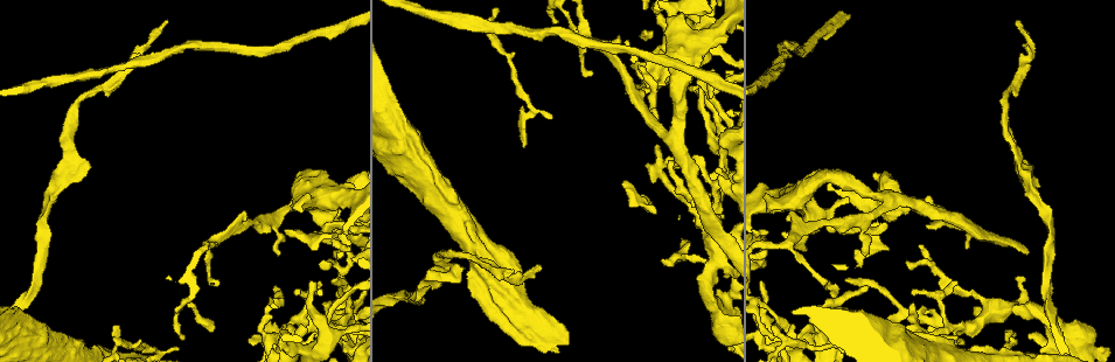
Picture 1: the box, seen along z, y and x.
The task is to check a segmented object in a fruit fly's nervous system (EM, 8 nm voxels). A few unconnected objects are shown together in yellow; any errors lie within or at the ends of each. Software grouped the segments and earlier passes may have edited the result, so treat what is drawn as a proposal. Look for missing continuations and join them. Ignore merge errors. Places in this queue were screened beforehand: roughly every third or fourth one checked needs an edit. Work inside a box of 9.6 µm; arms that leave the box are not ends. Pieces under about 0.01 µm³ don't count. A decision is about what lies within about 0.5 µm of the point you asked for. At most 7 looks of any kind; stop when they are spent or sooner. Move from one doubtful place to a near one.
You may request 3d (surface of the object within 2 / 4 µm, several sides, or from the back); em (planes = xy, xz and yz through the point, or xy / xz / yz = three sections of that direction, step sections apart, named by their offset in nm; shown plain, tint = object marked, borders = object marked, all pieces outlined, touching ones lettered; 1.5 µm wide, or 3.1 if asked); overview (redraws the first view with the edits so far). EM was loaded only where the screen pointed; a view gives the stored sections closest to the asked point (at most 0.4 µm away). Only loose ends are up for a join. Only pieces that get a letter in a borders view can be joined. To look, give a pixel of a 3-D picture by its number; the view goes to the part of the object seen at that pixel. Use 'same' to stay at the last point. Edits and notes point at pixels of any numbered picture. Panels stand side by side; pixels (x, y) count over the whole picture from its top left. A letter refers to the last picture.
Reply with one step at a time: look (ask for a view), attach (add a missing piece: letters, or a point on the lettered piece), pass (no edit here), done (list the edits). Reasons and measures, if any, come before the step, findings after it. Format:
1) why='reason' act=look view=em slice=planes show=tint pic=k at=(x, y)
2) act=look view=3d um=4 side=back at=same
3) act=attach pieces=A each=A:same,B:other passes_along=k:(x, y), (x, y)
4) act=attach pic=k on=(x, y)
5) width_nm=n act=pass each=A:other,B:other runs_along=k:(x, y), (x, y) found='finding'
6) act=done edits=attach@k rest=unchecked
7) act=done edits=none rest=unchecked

why='an open end' act=look view=3d um=2 pic=1 at=(347, 338)

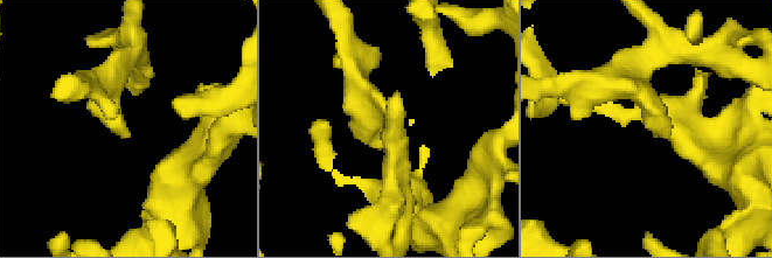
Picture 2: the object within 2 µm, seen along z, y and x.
act=look view=em slice=planes show=borders pic=2 at=(663, 138)

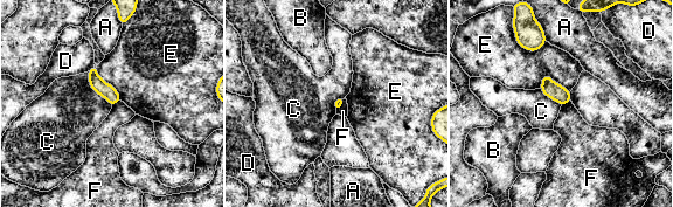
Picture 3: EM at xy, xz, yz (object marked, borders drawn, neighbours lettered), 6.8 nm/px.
act=pass each=A:other,B:other,C:other,D:other,E:other,F:other found='no lettered piece goes on from it'

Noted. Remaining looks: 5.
why='tapers out' act=look view=em um=3.1 slice=xz step=16 show=borders pic=1 at=(865, 285)

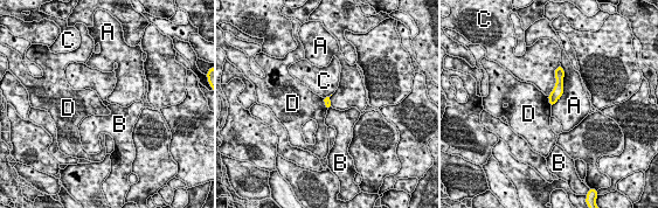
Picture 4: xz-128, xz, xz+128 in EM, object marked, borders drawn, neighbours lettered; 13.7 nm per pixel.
width_nm=90 act=pass each=A:other,B:other,C:other,D:other border=4:(323, 98), (327, 109) found='none of them fits'

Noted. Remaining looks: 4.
act=look view=3d um=2 pic=1 at=(693, 90)

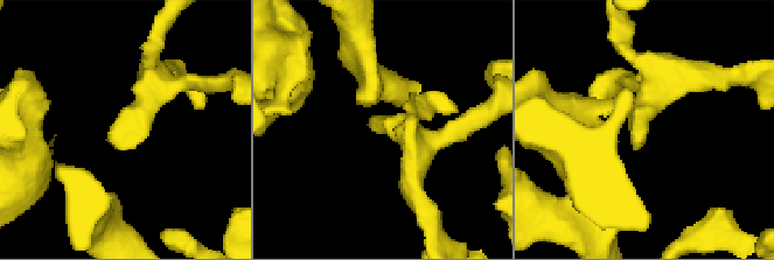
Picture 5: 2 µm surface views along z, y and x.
act=look view=em slice=planes show=borders pic=5 at=(639, 148)

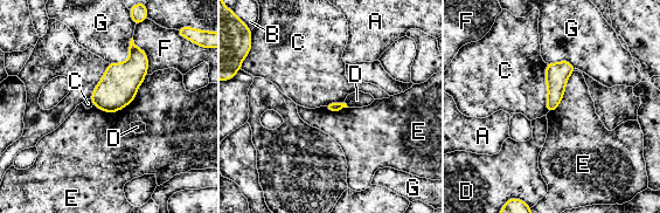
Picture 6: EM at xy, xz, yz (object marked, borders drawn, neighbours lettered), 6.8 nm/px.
act=pass each=A:other,B:other,C:other,D:other,E:other,F:other,G:other border=6:(146, 75), (123, 108), (94, 104) found='none of them fits'

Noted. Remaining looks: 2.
act=done edits=none rest=unchecked

